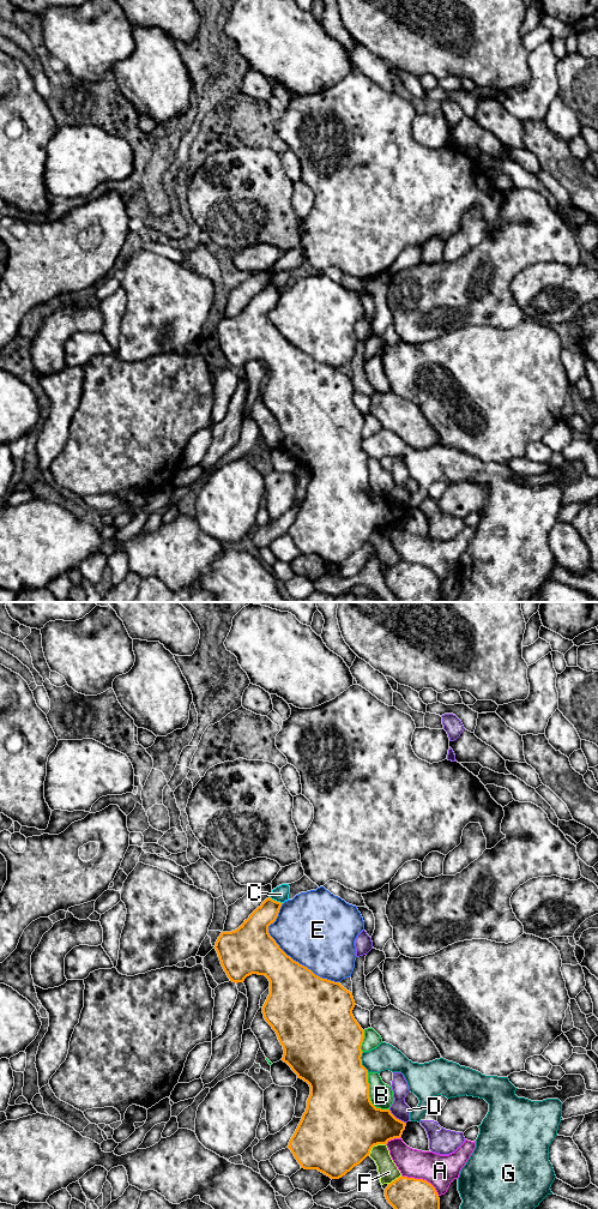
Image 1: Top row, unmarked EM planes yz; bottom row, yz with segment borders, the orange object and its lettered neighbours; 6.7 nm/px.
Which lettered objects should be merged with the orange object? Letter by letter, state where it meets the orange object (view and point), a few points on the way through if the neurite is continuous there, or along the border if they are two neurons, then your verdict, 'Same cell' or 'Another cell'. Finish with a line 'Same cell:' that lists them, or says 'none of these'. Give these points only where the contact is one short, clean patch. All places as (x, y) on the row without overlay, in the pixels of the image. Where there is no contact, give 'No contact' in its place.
A: Touches orange at yz (422, 565). Another cell
B: Touches orange at yz (368, 482). Another cell
C: Touches orange at yz (276, 287). Boundary: yz (270, 282), (282, 289). Another cell
D: Touches orange at yz (396, 504). Another cell
E: Touches orange at yz (287, 341). Another cell
F: Touches orange at yz (374, 530). Another cell
G: Touches orange at yz (361, 447). Another cell
Same cell: none of these

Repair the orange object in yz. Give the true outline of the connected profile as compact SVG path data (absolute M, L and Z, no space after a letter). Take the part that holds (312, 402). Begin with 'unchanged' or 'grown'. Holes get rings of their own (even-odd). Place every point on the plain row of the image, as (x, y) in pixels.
unchanged; M266 284L247 306L235 317L222 318L215 335L221 350L232 368L243 368L252 360L265 361L270 367L270 380L262 392L265 407L276 417L286 449L310 473L307 494L291 523L288 534L294 540L301 554L318 555L331 565L339 565L360 551L374 531L387 530L400 524L406 509L397 505L389 495L376 494L369 483L368 456L362 451L362 428L364 416L352 401L355 386L352 379L339 368L322 365L310 355L288 342L268 319L268 312L278 302L283 289Z

